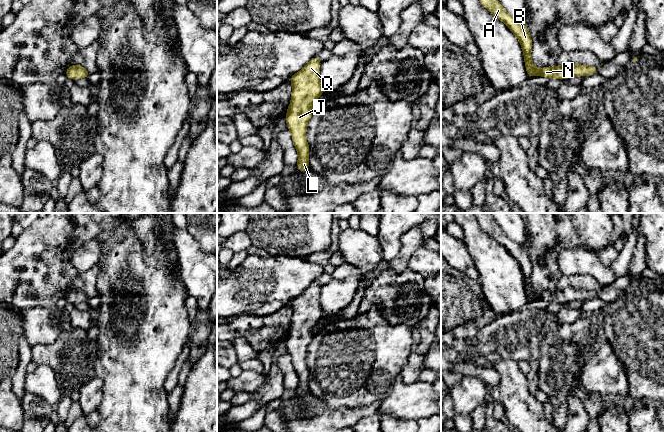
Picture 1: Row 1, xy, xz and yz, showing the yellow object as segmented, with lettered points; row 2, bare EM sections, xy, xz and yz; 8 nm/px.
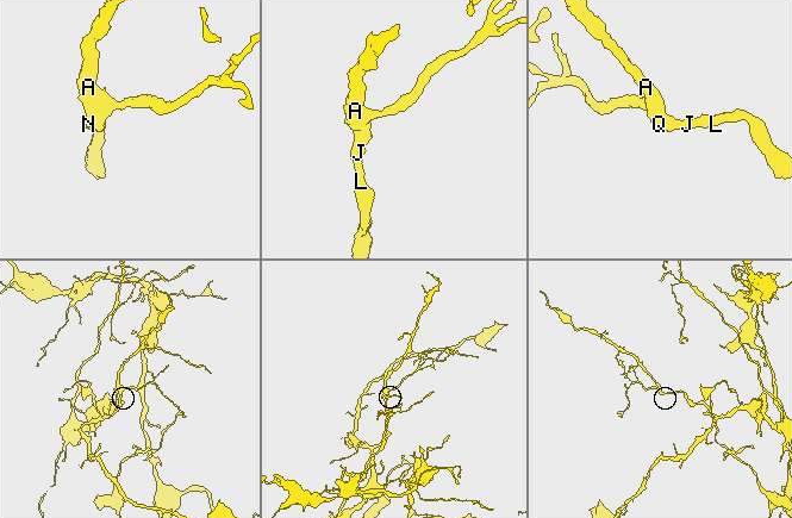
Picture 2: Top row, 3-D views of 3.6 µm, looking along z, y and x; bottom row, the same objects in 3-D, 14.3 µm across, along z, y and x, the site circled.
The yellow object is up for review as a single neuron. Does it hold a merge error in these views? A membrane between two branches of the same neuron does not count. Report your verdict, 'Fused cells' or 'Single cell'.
Single cell

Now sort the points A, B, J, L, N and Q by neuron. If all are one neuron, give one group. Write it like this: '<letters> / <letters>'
A B J L N Q

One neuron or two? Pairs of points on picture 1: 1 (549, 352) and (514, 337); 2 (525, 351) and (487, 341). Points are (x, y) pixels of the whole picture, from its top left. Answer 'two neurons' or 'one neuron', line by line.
1: two neurons
2: one neuron

